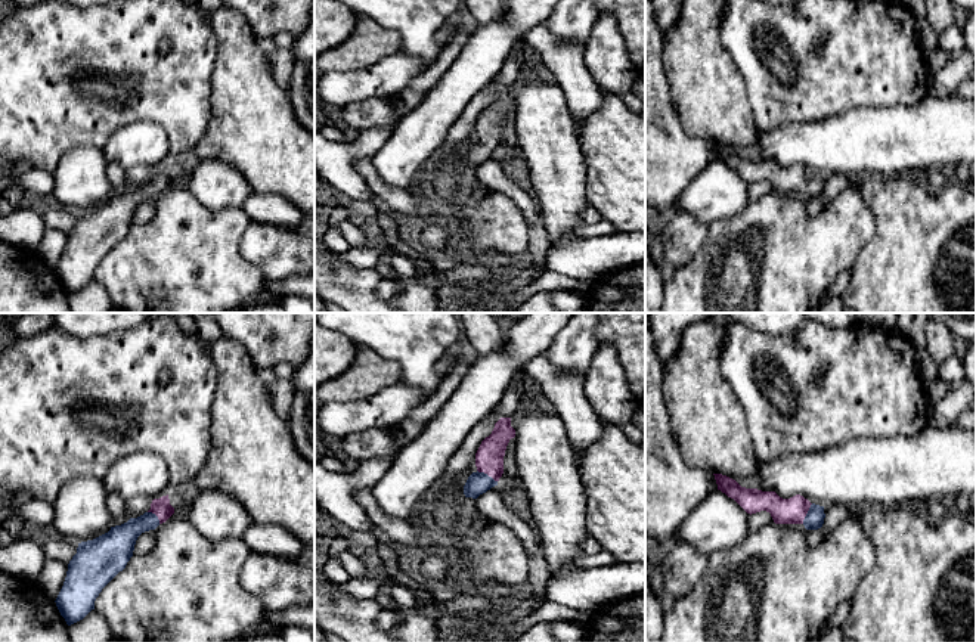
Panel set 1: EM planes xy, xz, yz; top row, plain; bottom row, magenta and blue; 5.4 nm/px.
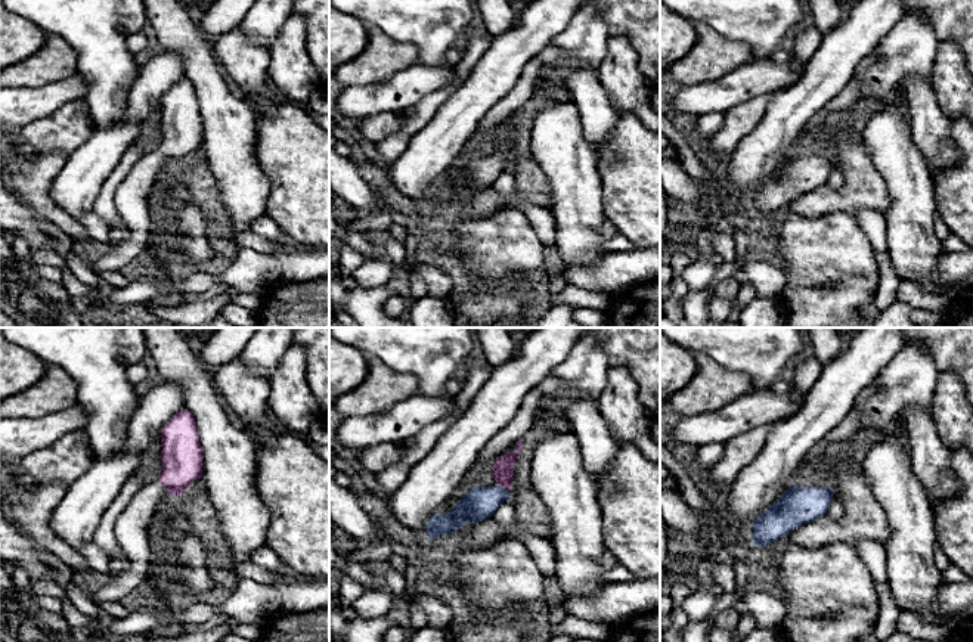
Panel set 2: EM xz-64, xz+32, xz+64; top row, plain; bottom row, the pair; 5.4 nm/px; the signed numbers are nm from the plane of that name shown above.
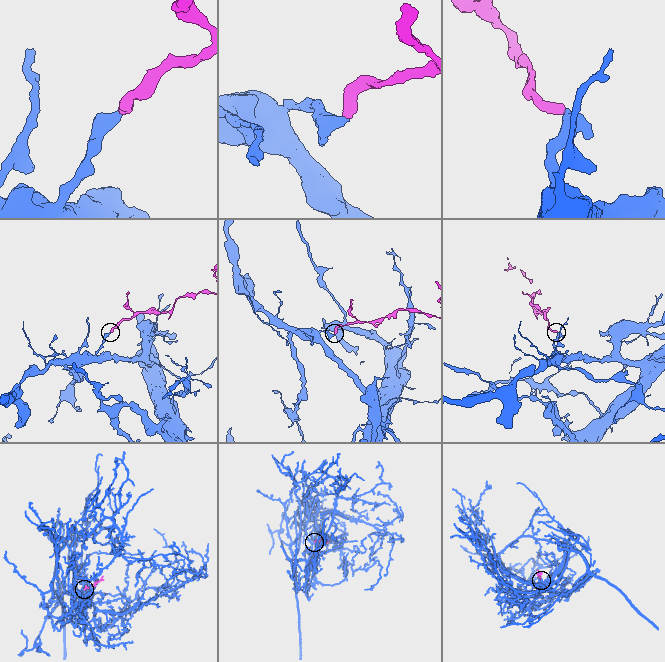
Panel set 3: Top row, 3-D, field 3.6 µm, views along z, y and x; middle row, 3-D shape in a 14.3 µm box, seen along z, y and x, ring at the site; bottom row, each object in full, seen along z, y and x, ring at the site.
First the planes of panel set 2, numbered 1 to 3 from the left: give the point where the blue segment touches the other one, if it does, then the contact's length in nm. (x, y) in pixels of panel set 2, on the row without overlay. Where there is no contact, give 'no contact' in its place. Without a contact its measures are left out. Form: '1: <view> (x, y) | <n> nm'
1: xz-64 (170, 163) | 30 nm
2: xz+32 (502, 155) | 80 nm
3: no contact

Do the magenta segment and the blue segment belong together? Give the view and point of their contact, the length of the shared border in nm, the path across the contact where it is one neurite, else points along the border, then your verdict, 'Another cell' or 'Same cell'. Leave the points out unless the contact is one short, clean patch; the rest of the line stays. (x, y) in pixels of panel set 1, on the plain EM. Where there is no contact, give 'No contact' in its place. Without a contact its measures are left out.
Touches magenta at xz (488, 143). Shared border 130 nm. Path across: xz (489, 127), (488, 143), (477, 152). Same cell

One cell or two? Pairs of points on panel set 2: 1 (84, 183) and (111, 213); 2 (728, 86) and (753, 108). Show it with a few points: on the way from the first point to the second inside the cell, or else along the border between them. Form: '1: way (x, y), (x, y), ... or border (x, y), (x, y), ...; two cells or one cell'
1: border (115, 167), (104, 183), (92, 210); two cells
2: border (772, 92), (758, 95), (731, 106), (725, 112); two cells

